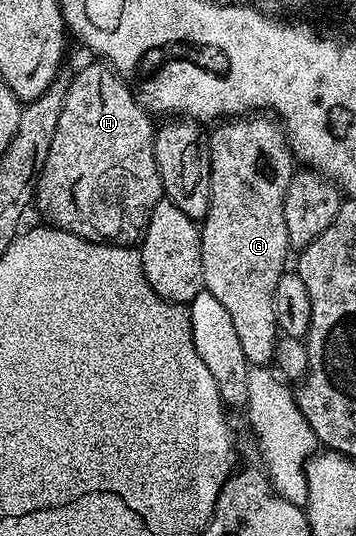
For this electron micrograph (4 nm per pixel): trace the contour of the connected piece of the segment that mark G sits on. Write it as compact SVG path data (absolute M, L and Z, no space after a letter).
M239 115L223 120L209 130L208 140L210 143L210 206L206 220L201 222L200 232L202 235L202 266L204 267L204 279L202 284L205 292L216 295L224 307L224 313L232 315L232 323L236 326L236 336L240 339L240 347L244 347L246 361L254 367L266 367L275 360L275 349L280 338L278 320L274 310L274 292L280 283L282 274L287 272L286 253L291 252L288 243L288 227L284 227L284 195L290 186L290 180L296 172L296 158L290 151L290 143L286 140L286 130L273 116L270 115Z

